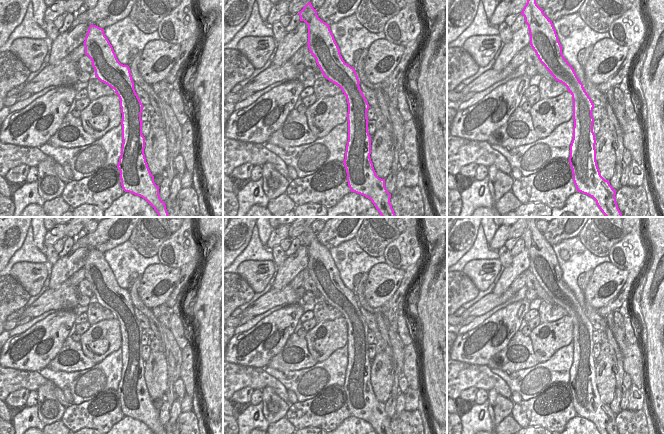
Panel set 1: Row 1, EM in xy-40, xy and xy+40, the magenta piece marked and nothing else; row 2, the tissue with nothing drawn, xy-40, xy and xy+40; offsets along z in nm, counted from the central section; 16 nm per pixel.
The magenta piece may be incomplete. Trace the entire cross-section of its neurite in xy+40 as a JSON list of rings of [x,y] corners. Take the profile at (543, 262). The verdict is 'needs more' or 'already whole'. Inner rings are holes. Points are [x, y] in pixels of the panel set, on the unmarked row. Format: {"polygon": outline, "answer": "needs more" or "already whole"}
{"polygon": [[[530,218],[520,238],[528,249],[530,269],[538,283],[572,319],[574,351],[569,387],[577,415],[592,421],[600,434],[619,434],[616,414],[601,400],[596,385],[594,328],[573,291],[564,282],[553,247],[537,229],[536,218]]], "answer": "already whole"}

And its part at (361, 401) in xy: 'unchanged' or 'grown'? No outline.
unchanged

